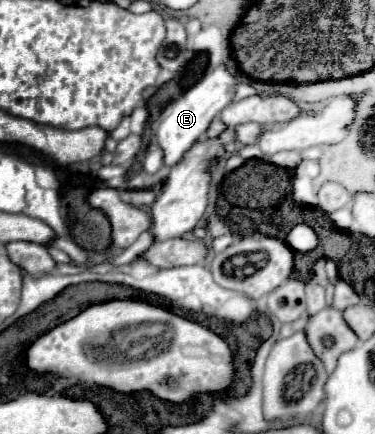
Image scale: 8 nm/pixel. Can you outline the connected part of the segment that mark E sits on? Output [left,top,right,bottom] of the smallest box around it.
[153,65,237,165]

